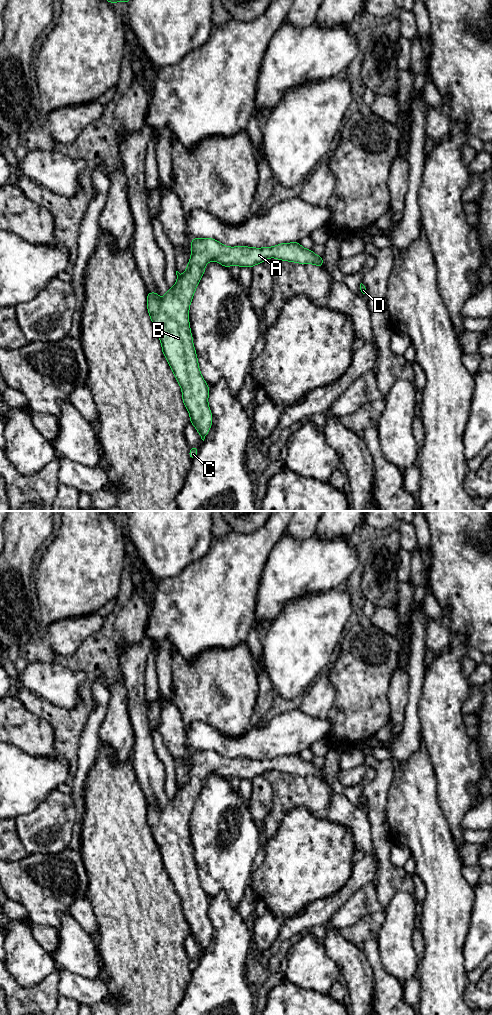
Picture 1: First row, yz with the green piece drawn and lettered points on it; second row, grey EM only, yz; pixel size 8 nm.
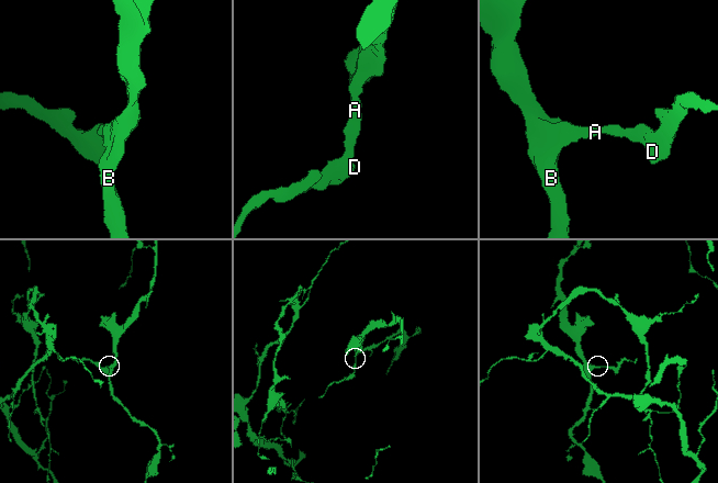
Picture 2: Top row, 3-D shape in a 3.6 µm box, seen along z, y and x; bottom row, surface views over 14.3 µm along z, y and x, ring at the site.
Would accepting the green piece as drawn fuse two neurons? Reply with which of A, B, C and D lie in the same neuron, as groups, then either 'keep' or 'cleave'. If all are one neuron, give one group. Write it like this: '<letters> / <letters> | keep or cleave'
A B C D | keep

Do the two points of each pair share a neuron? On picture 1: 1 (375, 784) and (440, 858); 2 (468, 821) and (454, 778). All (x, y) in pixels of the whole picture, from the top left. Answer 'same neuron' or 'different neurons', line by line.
1: different neurons
2: different neurons

